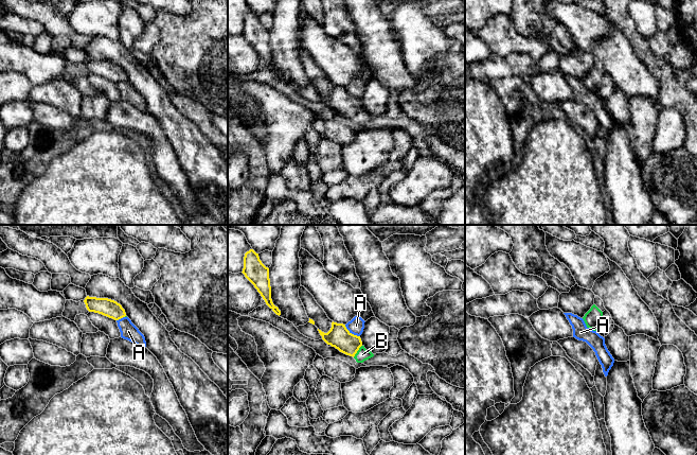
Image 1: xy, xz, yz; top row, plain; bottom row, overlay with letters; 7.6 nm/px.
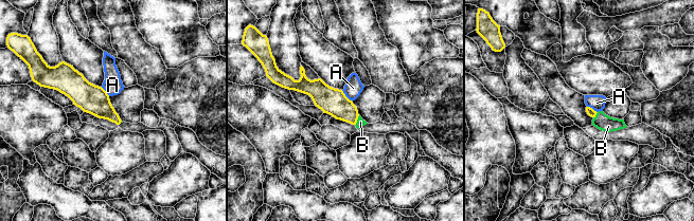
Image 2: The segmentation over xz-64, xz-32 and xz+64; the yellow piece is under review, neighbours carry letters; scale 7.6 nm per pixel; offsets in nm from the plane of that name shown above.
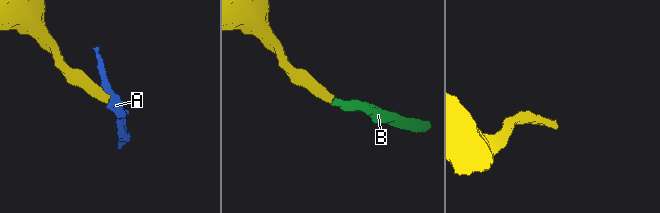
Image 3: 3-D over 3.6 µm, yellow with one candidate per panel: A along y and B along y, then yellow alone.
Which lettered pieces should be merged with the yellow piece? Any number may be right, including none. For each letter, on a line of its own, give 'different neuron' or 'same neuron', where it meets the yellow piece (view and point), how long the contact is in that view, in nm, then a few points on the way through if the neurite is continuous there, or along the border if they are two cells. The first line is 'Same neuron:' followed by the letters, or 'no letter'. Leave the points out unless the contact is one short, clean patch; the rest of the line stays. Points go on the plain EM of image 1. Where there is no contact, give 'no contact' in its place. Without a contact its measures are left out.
Same neuron: B
A: different neuron; contact xz (351, 95); length 150 nm; border xz (344, 87), (352, 95), (359, 99)
B: same neuron; contact xz (357, 112); length 120 nm; way xz (338, 99), (357, 112), (362, 117)

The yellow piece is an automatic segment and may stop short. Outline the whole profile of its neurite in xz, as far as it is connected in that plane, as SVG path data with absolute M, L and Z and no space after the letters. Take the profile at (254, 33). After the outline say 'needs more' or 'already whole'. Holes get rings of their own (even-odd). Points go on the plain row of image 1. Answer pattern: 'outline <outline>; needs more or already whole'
outline M250 12L244 19L244 31L242 34L245 39L254 48L261 56L266 67L276 76L281 77L281 73L275 69L271 62L271 49L269 41L269 31L260 22L258 16Z; already whole

